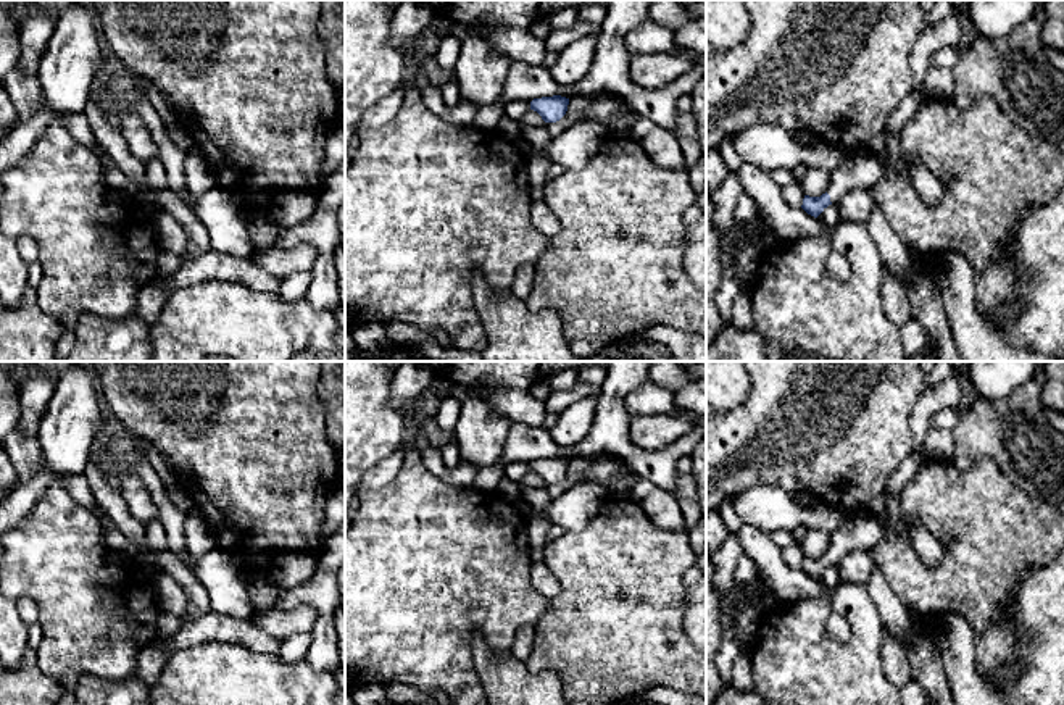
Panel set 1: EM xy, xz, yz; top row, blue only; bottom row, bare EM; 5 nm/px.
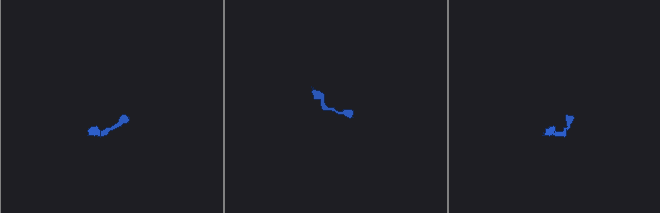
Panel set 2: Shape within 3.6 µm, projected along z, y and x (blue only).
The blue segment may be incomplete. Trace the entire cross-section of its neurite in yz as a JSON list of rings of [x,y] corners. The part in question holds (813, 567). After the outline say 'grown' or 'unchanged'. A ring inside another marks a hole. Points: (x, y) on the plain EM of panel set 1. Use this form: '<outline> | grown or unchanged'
[[[845,515],[838,529],[830,534],[830,547],[821,558],[804,557],[801,569],[817,579],[829,566],[837,565],[846,553],[859,549],[871,550],[885,536],[883,524],[872,515]]] | grown

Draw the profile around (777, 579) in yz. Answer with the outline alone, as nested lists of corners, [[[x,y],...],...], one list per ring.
[[[742,524],[738,529],[742,552],[756,565],[758,578],[763,582],[761,599],[775,595],[783,602],[796,602],[813,597],[833,597],[833,589],[808,576],[803,569],[790,571],[782,558],[780,549],[769,534]]]

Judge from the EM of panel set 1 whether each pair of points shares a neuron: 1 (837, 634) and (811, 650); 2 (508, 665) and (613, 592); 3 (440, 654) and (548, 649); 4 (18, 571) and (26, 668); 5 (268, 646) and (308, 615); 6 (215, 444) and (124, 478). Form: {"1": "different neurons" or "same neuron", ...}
{"1": "different neurons", "2": "different neurons", "3": "different neurons", "4": "different neurons", "5": "different neurons", "6": "different neurons"}

